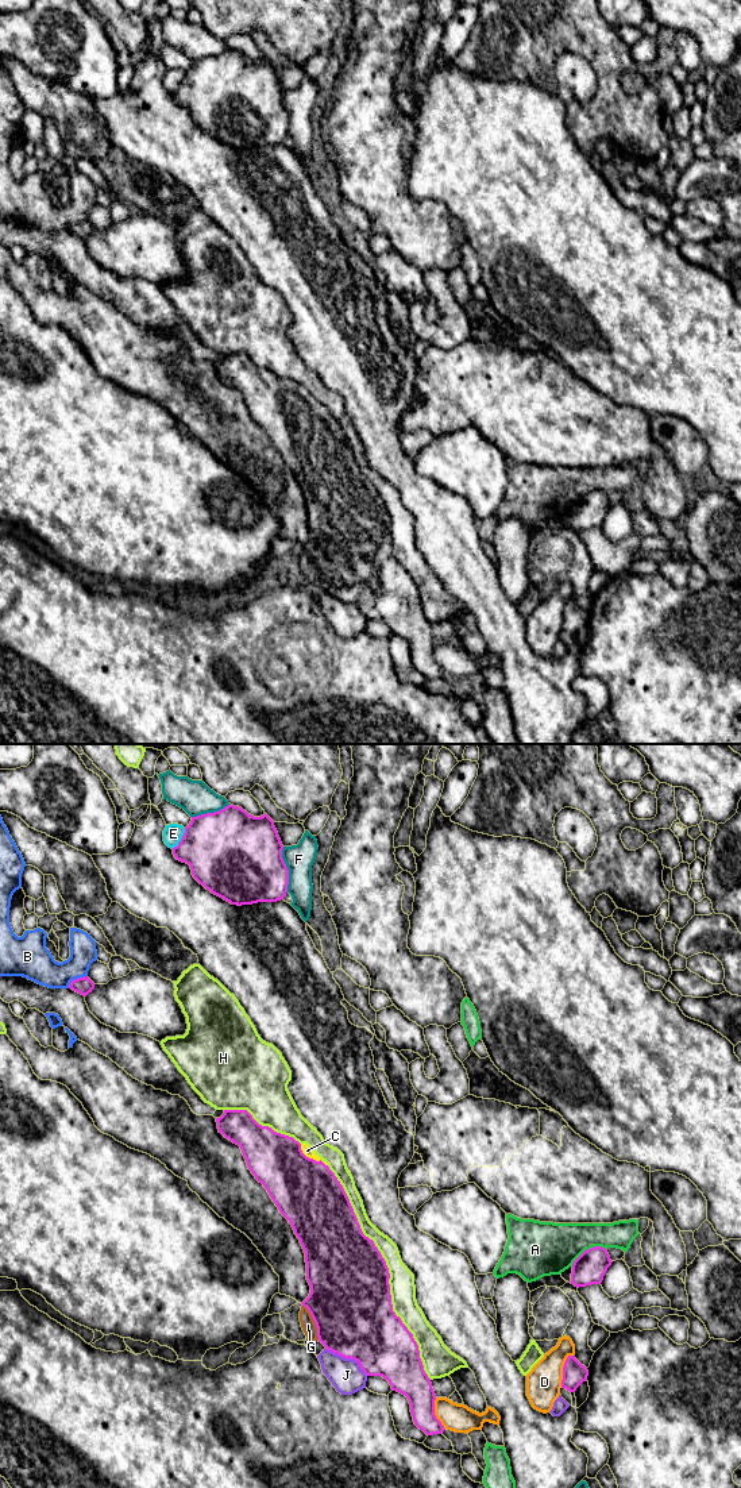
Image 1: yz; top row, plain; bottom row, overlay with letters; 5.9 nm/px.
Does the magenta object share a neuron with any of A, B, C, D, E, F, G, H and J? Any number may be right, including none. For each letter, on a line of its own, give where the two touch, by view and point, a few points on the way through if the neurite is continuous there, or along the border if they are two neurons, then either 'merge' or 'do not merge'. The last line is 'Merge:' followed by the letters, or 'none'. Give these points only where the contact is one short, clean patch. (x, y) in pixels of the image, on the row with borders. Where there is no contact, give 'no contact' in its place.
A: yz (587, 1249) | do not merge
B: yz (76, 979) | do not merge
C: yz (311, 1159) | across yz (307, 1192), (311, 1159), (307, 1151) | merge
D: yz (563, 1369) | do not merge
E: yz (181, 839) | do not merge
F: yz (288, 870) | do not merge
G: yz (315, 1322) | merge
H: yz (388, 1272) | do not merge
J: yz (348, 1357) | do not merge
Merge: C, G

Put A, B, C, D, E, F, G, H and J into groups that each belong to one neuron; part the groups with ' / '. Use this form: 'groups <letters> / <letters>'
groups A / B / C G / D / E / F / H / J

